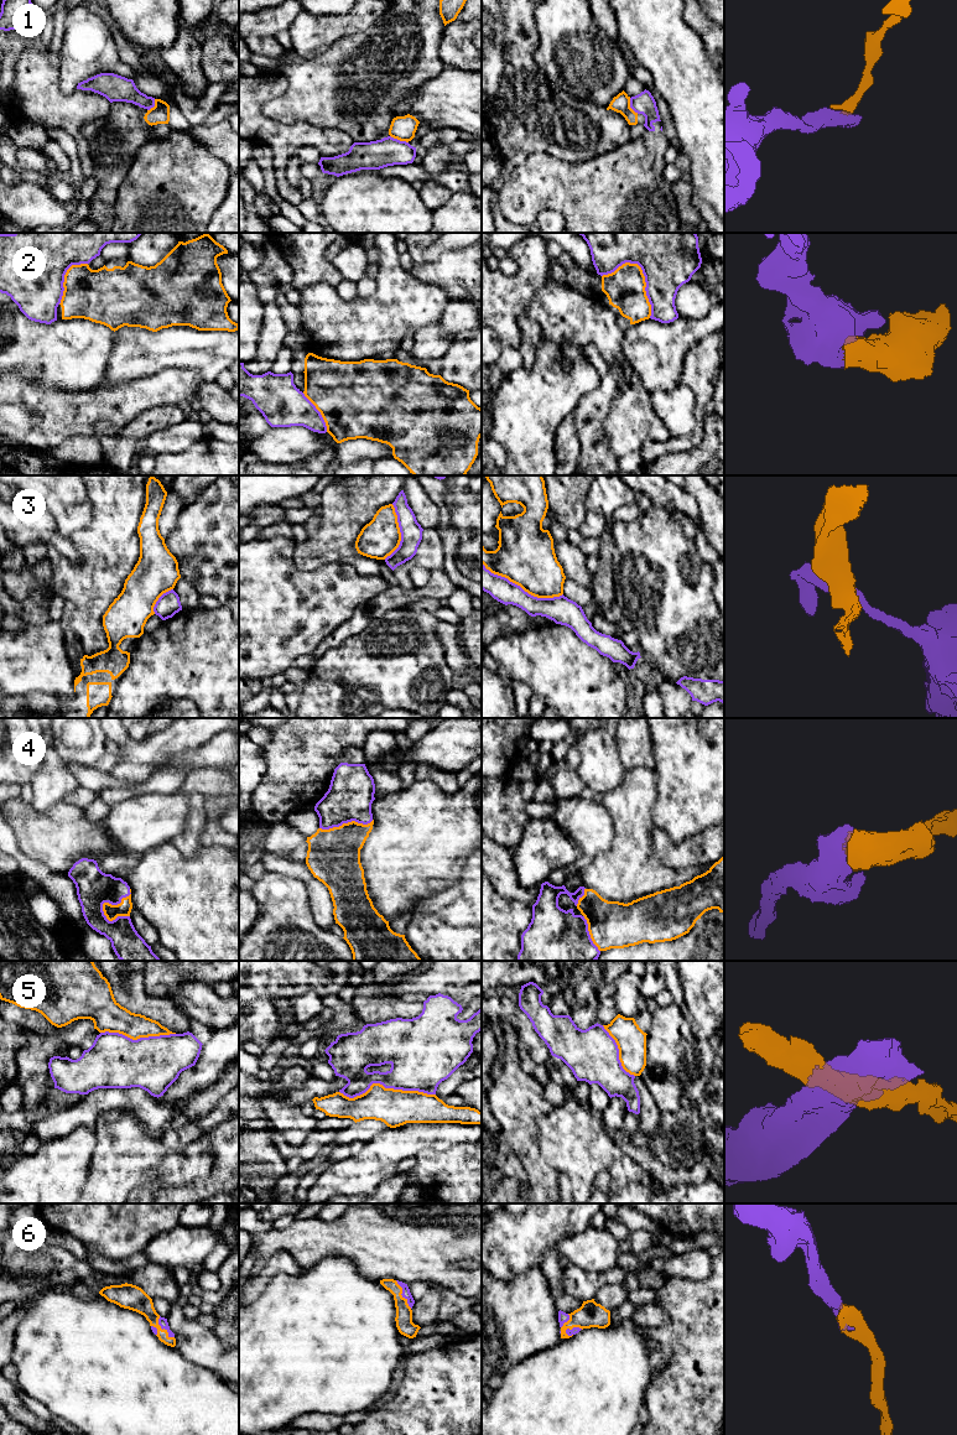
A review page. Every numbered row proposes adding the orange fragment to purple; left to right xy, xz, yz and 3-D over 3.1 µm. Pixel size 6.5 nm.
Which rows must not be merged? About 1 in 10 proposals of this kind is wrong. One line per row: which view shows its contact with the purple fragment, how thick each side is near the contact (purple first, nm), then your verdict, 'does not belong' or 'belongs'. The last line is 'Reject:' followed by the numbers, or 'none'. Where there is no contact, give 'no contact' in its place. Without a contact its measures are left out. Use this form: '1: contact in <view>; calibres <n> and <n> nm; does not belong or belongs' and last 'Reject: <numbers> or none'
1: contact in xz; calibres 190 and 160 nm; does not belong
2: contact in yz; calibres 460 and 260 nm; does not belong
3: contact in yz; calibres 160 and 380 nm; does not belong
4: contact in xy; calibres 240 and 100 nm; belongs
5: contact in xz; calibres 360 and 240 nm; does not belong
6: contact in xz; calibres 60 and 110 nm; belongs
Reject: 1, 2, 3, 5

